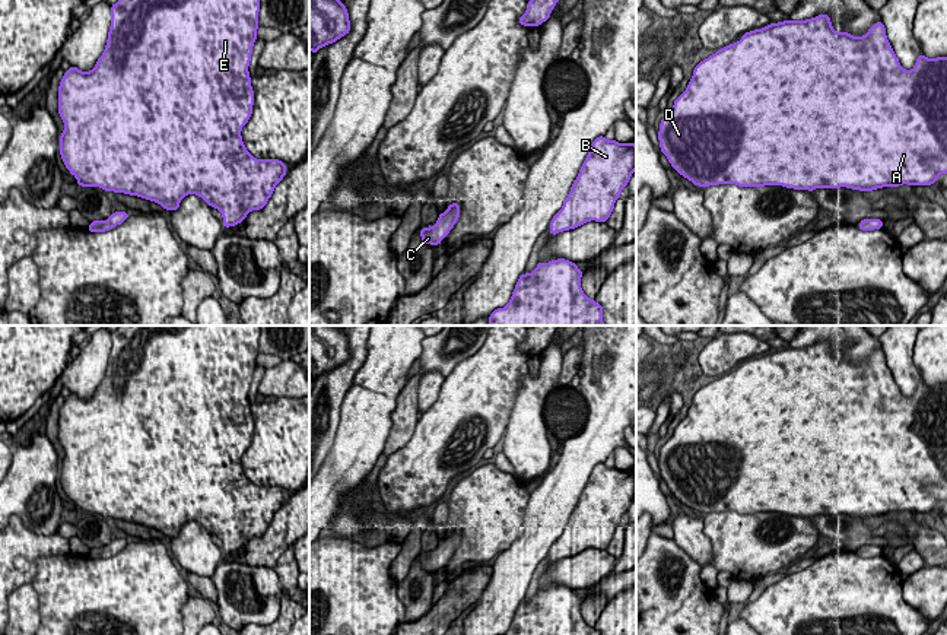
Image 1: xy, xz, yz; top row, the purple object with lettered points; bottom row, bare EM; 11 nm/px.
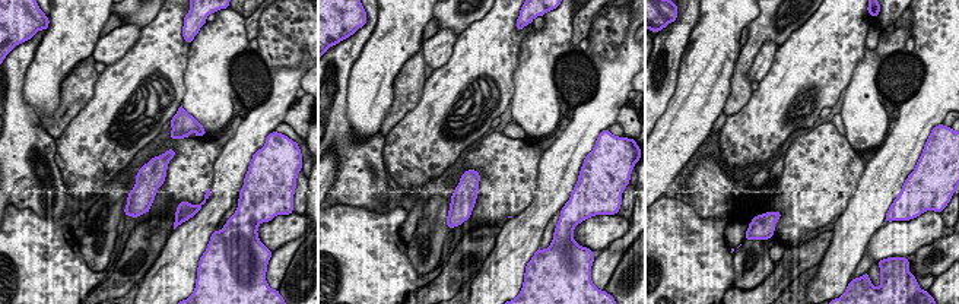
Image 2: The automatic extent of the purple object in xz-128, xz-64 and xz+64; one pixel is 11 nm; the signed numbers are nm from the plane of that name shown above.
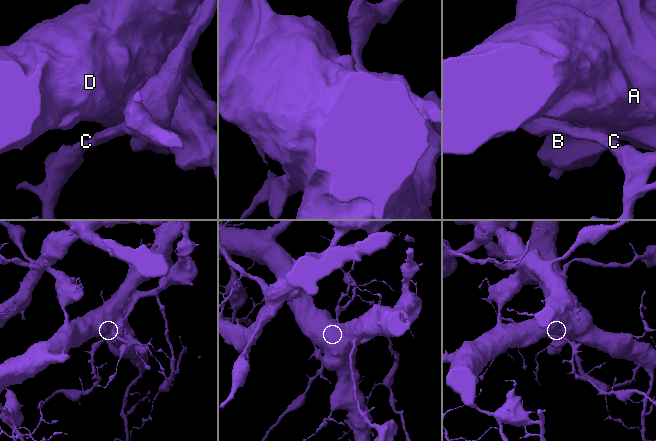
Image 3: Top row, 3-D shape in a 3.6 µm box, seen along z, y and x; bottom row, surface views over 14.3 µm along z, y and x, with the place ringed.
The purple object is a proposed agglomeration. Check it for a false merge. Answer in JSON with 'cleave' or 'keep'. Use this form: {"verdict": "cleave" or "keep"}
{"verdict": "keep"}

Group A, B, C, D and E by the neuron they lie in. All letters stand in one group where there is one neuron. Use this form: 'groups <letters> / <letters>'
groups A B C D E

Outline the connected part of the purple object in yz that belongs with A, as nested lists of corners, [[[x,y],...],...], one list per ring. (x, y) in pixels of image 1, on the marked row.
[[[819,15],[811,19],[805,20],[784,20],[778,23],[770,23],[762,29],[754,29],[750,32],[746,32],[740,41],[735,44],[730,44],[725,48],[718,50],[715,54],[709,55],[703,61],[700,61],[695,70],[693,76],[687,85],[687,89],[674,101],[673,109],[661,120],[660,131],[658,131],[658,140],[661,146],[661,152],[667,156],[671,166],[684,178],[692,181],[695,185],[699,187],[709,187],[709,185],[718,185],[718,184],[735,184],[738,187],[765,187],[765,185],[782,185],[786,188],[794,190],[808,190],[813,191],[816,188],[852,188],[859,191],[873,191],[883,187],[899,187],[903,184],[912,185],[932,185],[940,174],[947,174],[947,57],[937,57],[937,58],[928,58],[924,54],[921,54],[916,58],[915,67],[912,70],[905,70],[899,58],[896,57],[887,35],[886,28],[883,22],[876,22],[865,35],[862,36],[854,36],[848,32],[838,32],[832,28],[830,16],[829,15]]]

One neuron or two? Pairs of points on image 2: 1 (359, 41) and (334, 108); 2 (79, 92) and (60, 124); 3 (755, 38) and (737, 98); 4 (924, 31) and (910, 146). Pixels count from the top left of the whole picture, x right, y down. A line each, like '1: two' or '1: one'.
1: one
2: one
3: one
4: one

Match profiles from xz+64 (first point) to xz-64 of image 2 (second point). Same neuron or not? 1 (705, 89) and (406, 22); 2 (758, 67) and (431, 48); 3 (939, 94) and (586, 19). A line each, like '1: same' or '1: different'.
1: same
2: same
3: different

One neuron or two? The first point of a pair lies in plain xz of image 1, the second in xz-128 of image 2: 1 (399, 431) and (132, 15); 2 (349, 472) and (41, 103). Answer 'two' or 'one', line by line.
1: one
2: one

